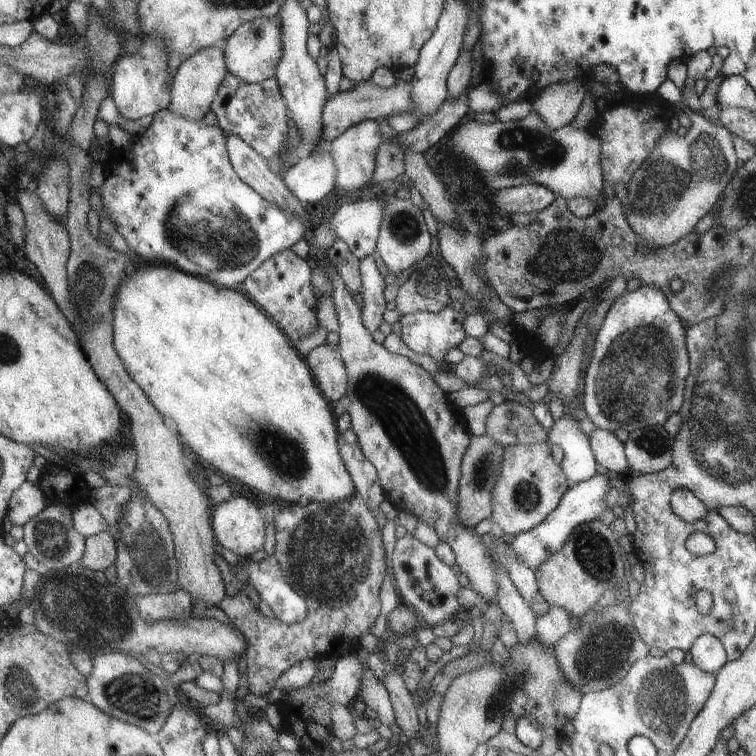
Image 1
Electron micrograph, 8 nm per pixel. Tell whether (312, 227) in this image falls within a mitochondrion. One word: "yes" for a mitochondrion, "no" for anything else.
no

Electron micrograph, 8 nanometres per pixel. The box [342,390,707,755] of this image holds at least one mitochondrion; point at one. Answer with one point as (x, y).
(660, 702)

